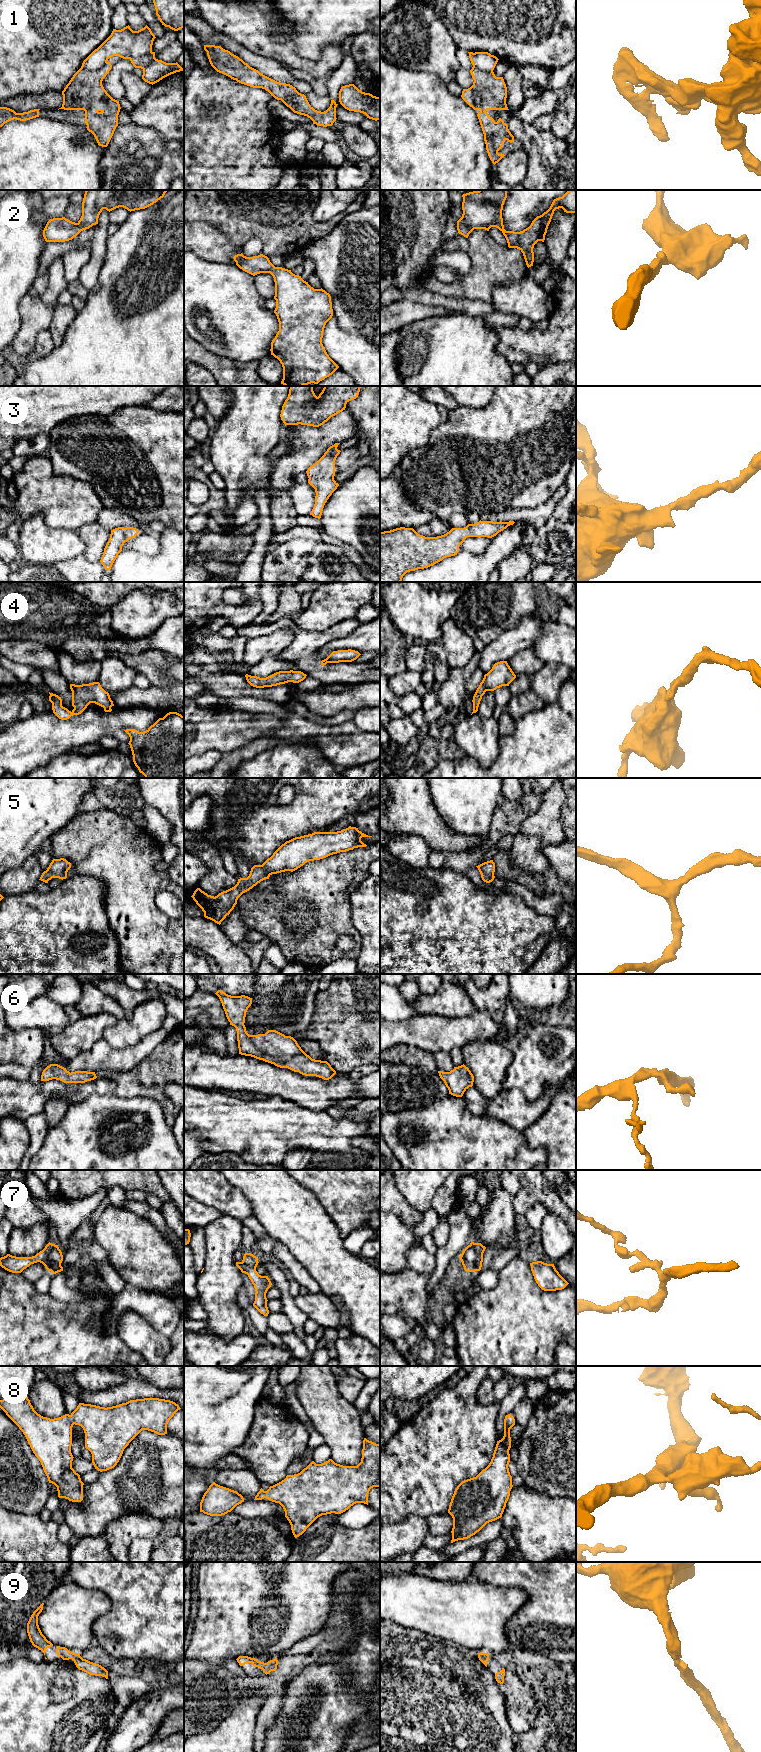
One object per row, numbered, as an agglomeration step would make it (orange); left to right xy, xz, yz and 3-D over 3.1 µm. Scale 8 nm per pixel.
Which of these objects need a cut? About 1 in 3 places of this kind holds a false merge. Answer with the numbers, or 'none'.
1, 7

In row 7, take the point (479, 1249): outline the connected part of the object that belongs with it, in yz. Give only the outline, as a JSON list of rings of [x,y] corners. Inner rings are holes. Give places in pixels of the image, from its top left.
[[[471,1242],[470,1245],[473,1247],[476,1253],[476,1259],[472,1269],[468,1272],[480,1271],[482,1267],[482,1262],[483,1262],[483,1253],[486,1247],[483,1246],[481,1243],[474,1243],[474,1242]]]

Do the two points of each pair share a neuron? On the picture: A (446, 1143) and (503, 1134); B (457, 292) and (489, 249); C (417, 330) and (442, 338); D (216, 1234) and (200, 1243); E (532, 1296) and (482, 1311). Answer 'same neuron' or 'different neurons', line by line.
A: same neuron
B: same neuron
C: same neuron
D: different neurons
E: same neuron

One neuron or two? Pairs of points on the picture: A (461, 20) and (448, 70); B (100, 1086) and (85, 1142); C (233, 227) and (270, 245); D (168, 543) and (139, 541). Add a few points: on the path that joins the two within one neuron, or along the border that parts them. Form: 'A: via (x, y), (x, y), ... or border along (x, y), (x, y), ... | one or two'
A: border along (444, 23), (457, 48) | two
B: border along (106, 1093), (92, 1093), (76, 1102) | two
C: via (243, 227), (254, 227), (262, 235) | one
D: border along (160, 542), (156, 554), (137, 551) | two

